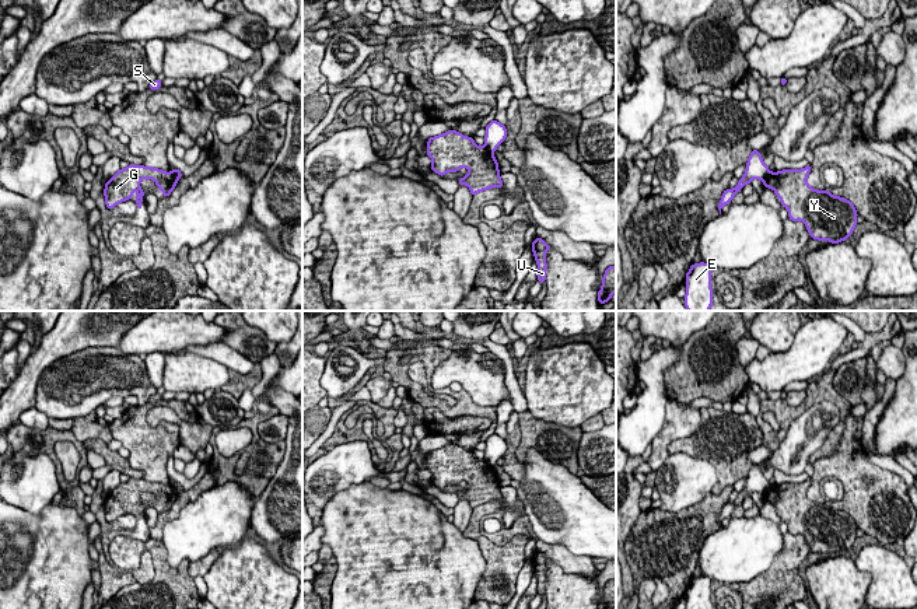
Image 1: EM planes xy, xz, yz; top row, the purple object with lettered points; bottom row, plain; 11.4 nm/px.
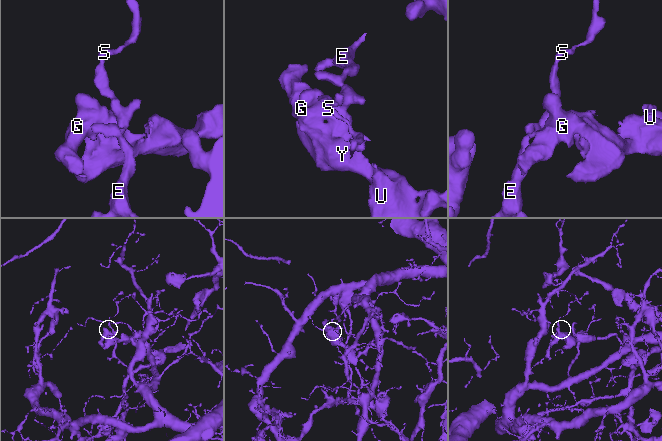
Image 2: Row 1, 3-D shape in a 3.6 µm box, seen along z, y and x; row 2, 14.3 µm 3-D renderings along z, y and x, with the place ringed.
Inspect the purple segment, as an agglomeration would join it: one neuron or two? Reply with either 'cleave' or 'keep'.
cleave

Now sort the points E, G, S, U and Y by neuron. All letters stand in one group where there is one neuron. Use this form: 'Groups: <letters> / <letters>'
Groups: E S / G U Y

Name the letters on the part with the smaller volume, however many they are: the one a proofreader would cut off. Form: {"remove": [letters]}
{"remove": ["G", "U", "Y"]}

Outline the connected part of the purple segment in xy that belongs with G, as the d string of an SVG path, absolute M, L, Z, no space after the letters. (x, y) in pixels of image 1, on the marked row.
M129 164L127 168L120 168L105 183L104 196L106 209L112 210L116 204L130 200L134 190L137 192L137 207L141 209L140 203L143 202L144 190L140 188L140 182L148 178L157 183L158 190L161 189L165 197L171 195L178 183L178 178L172 172Z

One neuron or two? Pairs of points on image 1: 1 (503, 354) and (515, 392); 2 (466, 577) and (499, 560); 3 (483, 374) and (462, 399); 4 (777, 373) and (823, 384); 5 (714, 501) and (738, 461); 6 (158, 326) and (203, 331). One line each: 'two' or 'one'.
1: one
2: two
3: two
4: two
5: two
6: one

